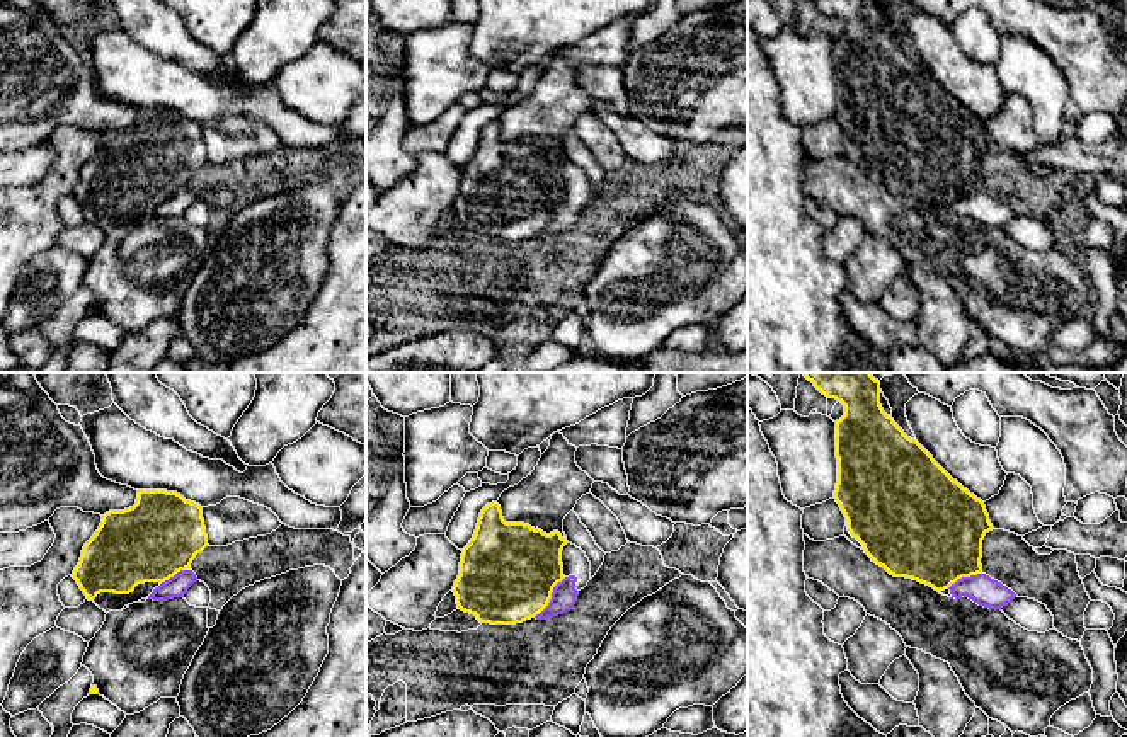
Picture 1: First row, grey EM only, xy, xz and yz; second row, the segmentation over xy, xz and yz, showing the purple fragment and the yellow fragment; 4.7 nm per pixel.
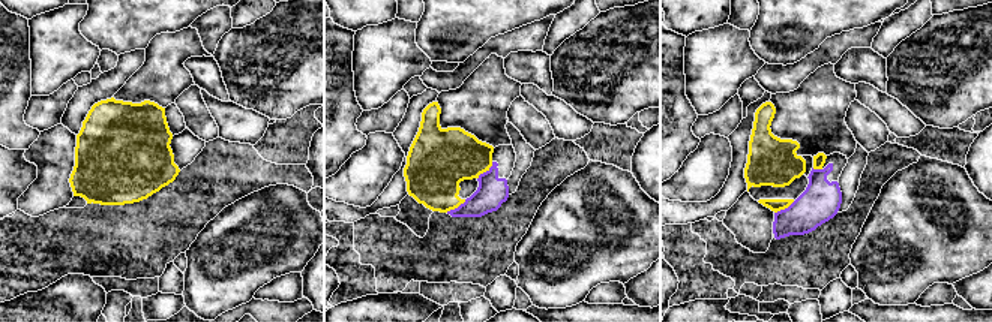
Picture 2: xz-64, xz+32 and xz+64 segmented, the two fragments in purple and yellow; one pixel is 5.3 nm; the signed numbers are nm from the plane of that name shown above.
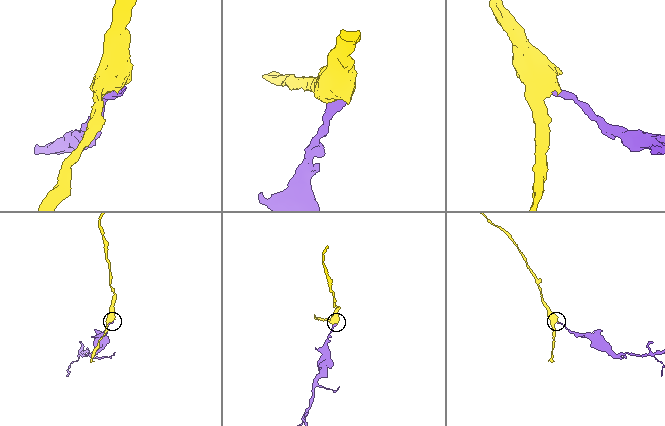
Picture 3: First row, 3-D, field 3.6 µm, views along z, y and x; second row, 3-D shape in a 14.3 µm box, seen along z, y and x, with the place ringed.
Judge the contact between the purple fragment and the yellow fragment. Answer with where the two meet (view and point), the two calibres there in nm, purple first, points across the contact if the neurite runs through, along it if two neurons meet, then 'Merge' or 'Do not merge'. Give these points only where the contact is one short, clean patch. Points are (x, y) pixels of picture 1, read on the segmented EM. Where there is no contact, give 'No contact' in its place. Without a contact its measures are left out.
Touches purple at xz (552, 598). Thickness 120 nm (purple) against 460 nm. Boundary: xz (566, 577), (554, 588), (550, 601), (533, 617). Do not merge

